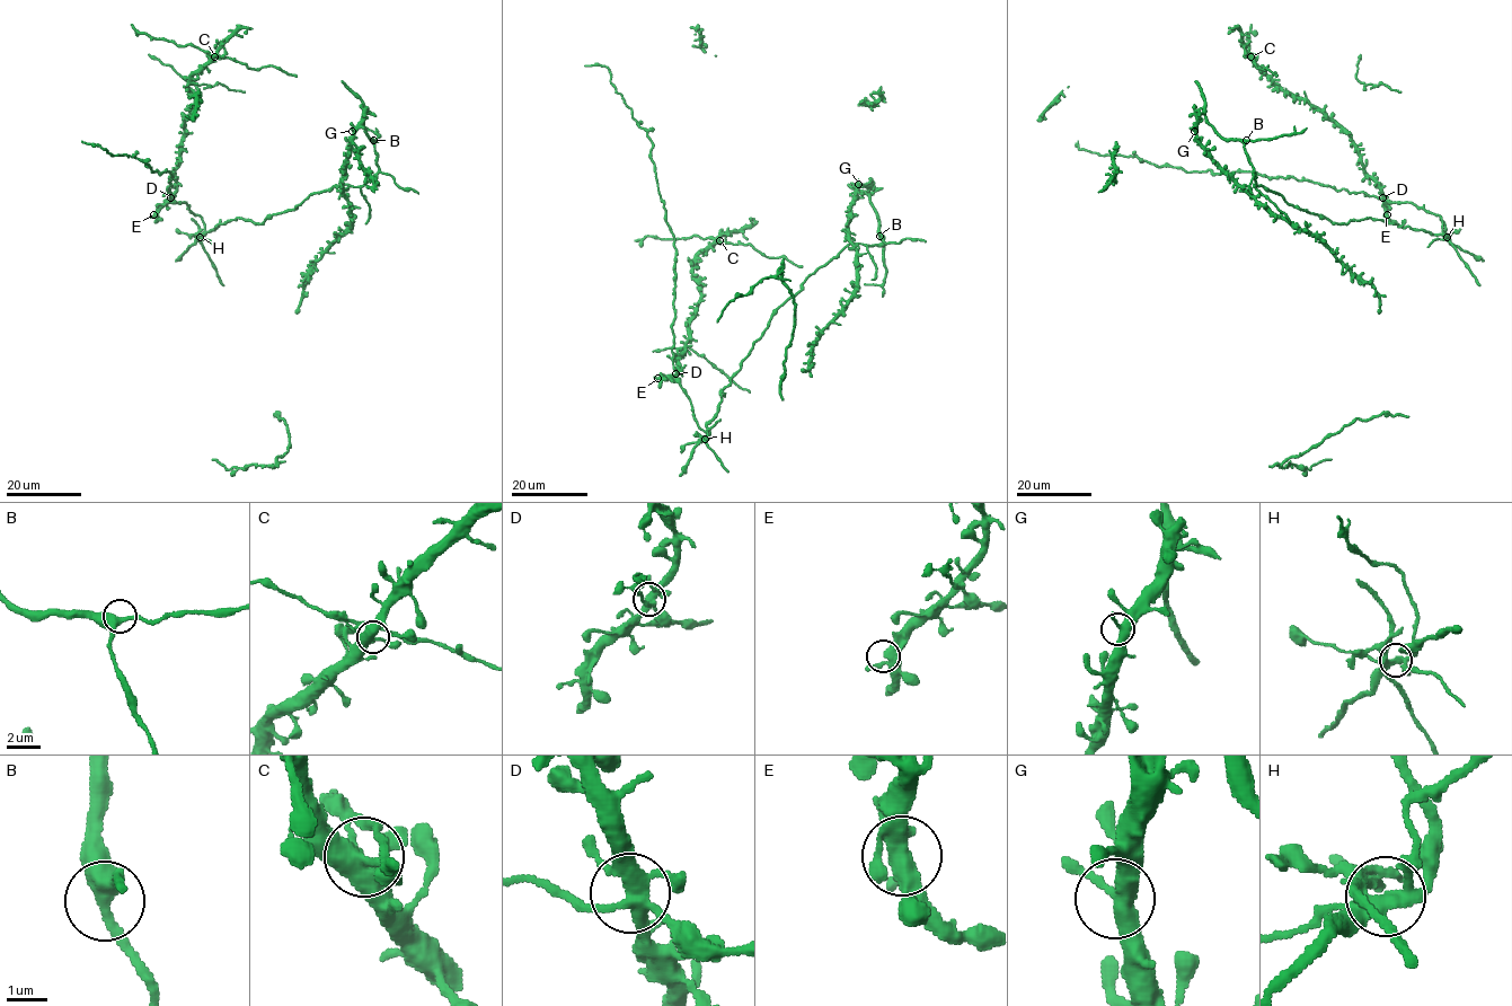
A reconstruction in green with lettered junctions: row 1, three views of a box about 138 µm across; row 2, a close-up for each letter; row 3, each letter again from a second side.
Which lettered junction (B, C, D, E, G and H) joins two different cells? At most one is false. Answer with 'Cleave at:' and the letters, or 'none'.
Cleave at: H

